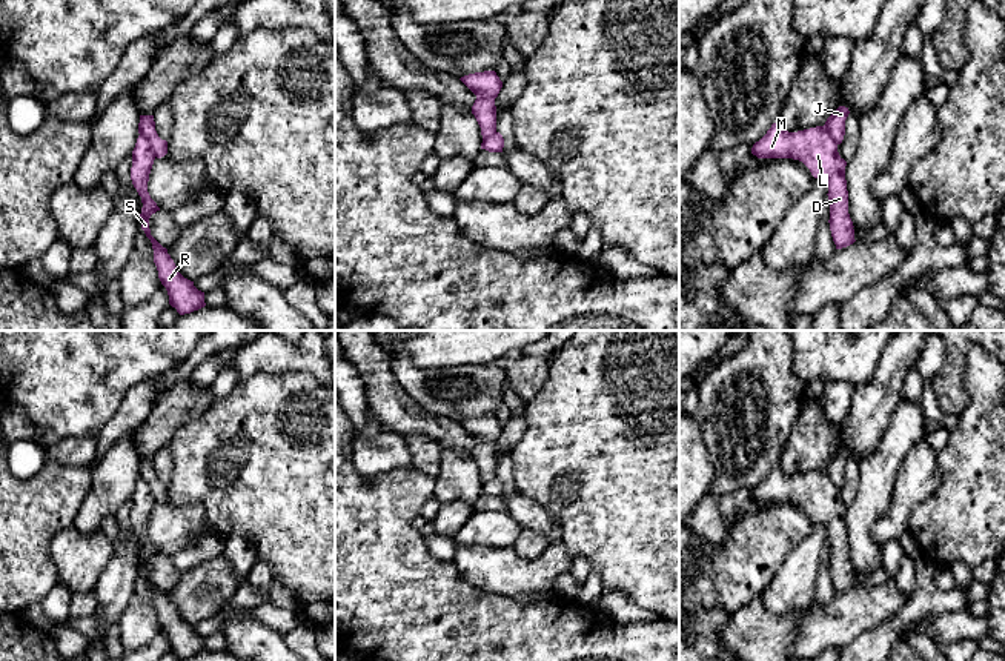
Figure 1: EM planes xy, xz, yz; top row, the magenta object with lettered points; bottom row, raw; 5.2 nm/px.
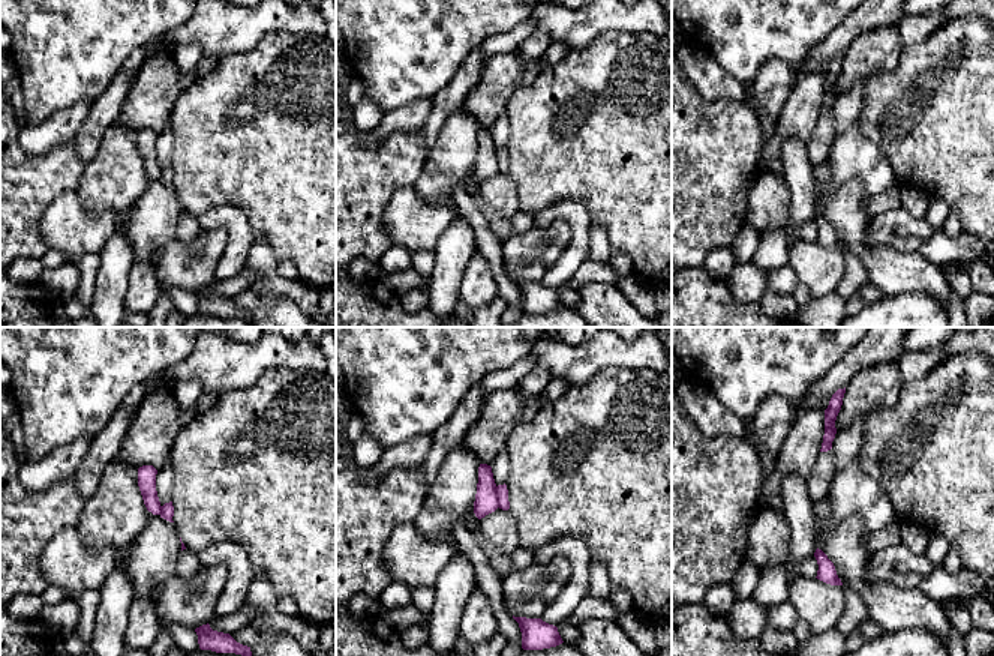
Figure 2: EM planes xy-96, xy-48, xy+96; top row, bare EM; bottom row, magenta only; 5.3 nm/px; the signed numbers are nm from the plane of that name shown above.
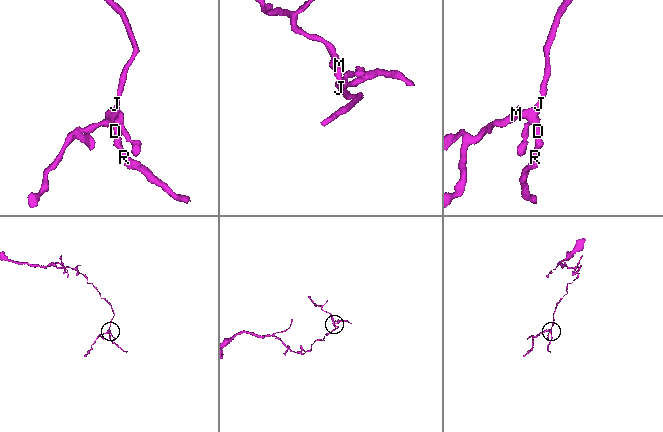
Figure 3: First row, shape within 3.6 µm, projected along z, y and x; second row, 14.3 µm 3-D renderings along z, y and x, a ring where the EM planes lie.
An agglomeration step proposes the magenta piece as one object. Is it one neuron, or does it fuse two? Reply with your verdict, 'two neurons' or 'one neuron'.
two neurons

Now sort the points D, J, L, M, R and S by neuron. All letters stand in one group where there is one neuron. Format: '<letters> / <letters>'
D L M R S / J

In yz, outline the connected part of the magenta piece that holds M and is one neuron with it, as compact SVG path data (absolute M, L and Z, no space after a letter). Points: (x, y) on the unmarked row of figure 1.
M776 466L753 489L751 498L758 503L793 503L802 506L814 523L827 527L828 567L836 593L847 592L856 586L854 570L848 558L847 506L839 500L836 486L824 470L788 477Z

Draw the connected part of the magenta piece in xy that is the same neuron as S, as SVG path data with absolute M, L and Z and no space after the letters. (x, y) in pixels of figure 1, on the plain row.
M138 480L135 492L132 495L132 512L131 512L131 524L138 540L141 541L141 558L140 567L146 581L152 587L154 593L154 607L158 615L158 623L161 629L166 632L169 639L169 649L177 653L180 659L191 658L206 650L204 636L198 635L194 630L194 626L184 623L168 593L163 592L152 580L149 573L149 563L152 558L160 555L157 547L151 543L148 536L149 518L154 509L155 500L151 493L151 489L146 481Z

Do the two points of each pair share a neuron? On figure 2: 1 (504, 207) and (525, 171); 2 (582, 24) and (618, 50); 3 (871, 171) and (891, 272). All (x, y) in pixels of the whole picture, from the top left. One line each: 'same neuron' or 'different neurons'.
1: different neurons
2: different neurons
3: different neurons

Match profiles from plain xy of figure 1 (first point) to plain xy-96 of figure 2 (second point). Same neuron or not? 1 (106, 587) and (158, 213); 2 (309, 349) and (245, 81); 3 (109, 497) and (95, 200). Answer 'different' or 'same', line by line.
1: different
2: different
3: same

